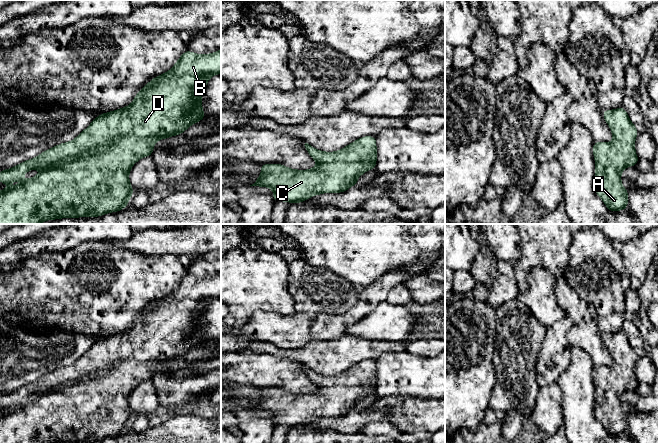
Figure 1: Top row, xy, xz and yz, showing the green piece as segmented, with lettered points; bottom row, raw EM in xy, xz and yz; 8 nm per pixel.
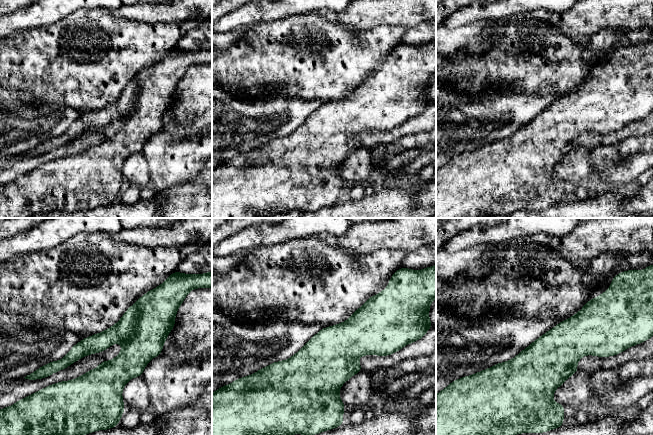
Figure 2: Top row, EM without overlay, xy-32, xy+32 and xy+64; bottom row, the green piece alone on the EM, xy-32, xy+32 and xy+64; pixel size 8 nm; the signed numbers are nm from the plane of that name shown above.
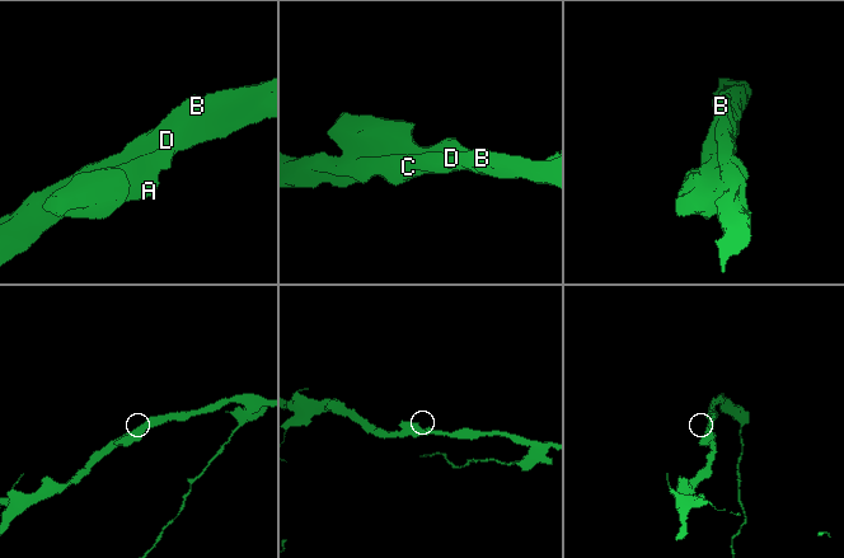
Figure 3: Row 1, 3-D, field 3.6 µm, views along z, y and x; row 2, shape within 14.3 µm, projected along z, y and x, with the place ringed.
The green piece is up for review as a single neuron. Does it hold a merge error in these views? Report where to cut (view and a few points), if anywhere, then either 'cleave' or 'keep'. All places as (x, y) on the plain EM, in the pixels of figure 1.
no cut; keep

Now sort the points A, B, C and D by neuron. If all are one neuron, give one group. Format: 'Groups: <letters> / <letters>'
Groups: A B C D

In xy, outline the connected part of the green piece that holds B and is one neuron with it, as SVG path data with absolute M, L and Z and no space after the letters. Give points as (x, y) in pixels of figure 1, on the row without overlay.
M221 273L207 279L187 274L172 293L147 307L129 330L97 340L74 364L47 373L14 392L1 394L0 406L3 408L21 403L25 396L32 393L43 395L36 401L25 403L19 410L0 415L0 443L97 441L123 434L134 416L129 406L131 391L141 382L152 380L153 370L158 364L182 358L192 348L205 342L201 331L202 315L215 298L221 298Z

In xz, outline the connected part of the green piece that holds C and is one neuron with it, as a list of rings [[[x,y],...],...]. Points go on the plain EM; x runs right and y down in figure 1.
[[[365,360],[355,364],[336,376],[323,376],[305,367],[309,379],[317,386],[317,390],[309,394],[290,393],[282,388],[262,388],[261,398],[250,410],[269,411],[274,415],[274,426],[286,425],[300,427],[322,417],[345,416],[357,409],[357,402],[370,393],[376,392],[376,361]]]

